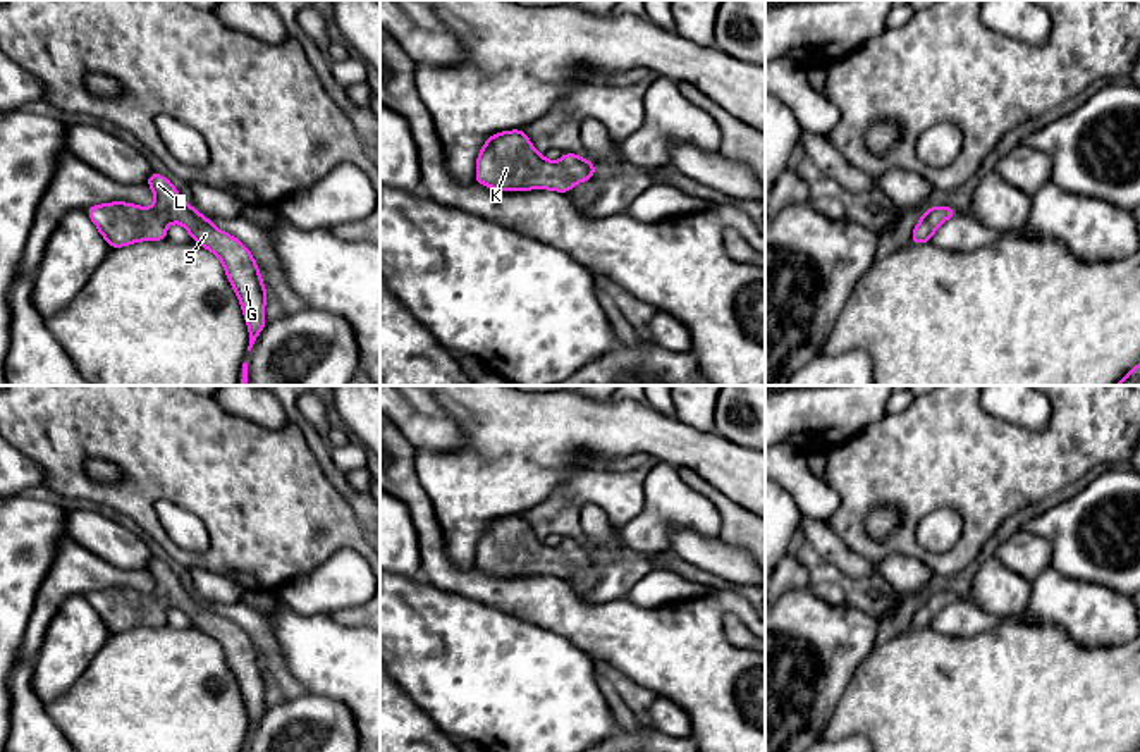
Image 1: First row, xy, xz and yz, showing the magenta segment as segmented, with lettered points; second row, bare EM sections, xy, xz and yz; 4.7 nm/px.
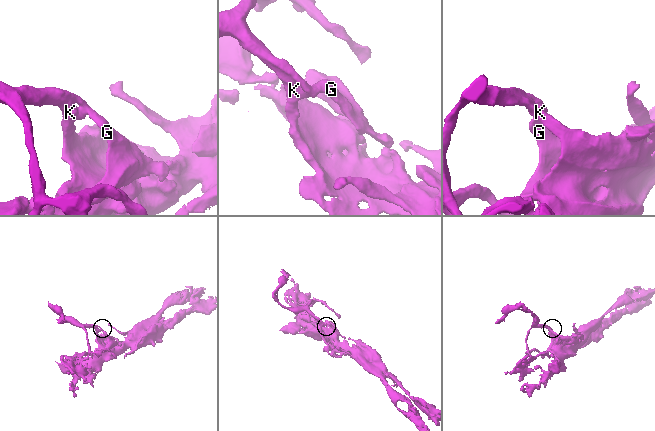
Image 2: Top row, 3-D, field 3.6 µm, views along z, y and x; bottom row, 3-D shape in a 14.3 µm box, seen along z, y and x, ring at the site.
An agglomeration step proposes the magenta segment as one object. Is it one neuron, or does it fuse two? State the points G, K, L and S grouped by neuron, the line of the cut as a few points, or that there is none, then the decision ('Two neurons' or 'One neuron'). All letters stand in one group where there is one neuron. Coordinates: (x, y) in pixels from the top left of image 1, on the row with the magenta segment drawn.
Groups: G K L S. No split. One neuron

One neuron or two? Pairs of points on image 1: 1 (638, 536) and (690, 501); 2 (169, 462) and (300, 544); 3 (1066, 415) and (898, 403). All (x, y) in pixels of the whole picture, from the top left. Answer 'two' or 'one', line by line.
1: one
2: one
3: two

